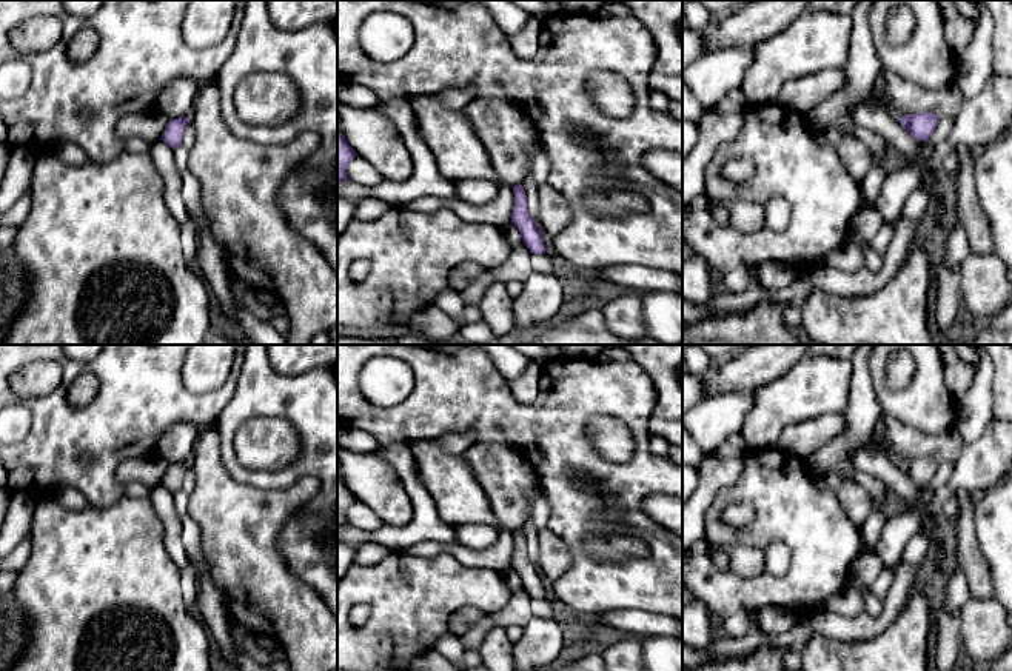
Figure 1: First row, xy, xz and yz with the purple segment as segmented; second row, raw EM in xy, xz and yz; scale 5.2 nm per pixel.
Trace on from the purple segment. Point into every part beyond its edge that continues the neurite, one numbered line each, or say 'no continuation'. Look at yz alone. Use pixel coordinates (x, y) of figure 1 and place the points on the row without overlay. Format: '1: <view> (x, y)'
no continuation

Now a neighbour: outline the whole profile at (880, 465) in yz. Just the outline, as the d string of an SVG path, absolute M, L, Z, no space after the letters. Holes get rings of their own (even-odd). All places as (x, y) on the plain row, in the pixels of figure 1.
M855 449L843 454L838 463L873 476L881 480L887 489L909 500L921 500L926 505L933 500L935 489L930 489L927 485L913 483L886 452Z

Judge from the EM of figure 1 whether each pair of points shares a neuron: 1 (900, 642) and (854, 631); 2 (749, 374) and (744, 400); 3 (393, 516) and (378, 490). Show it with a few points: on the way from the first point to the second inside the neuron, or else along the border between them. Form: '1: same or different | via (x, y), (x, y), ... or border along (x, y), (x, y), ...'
1: different | border along (900, 611), (883, 630), (869, 637), (838, 639)
2: different | border along (752, 391), (709, 393)
3: same | via (393, 510), (384, 496)

